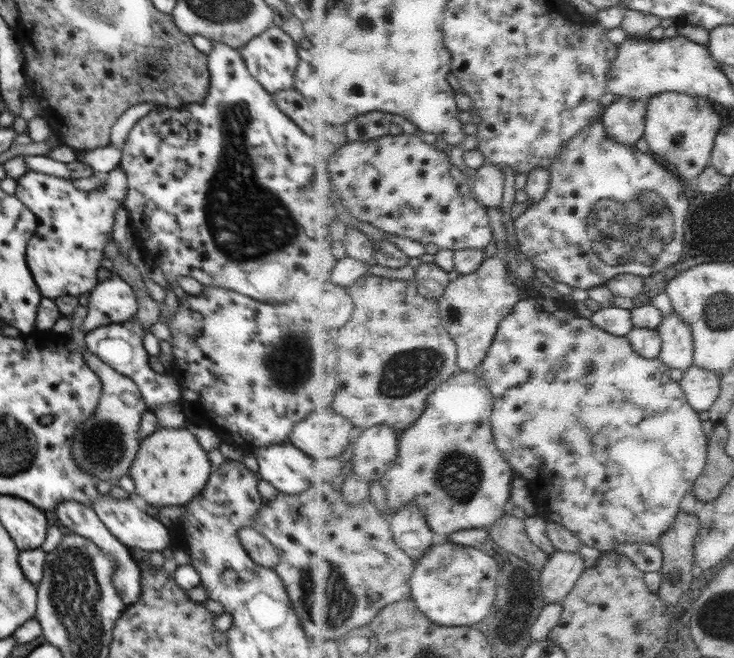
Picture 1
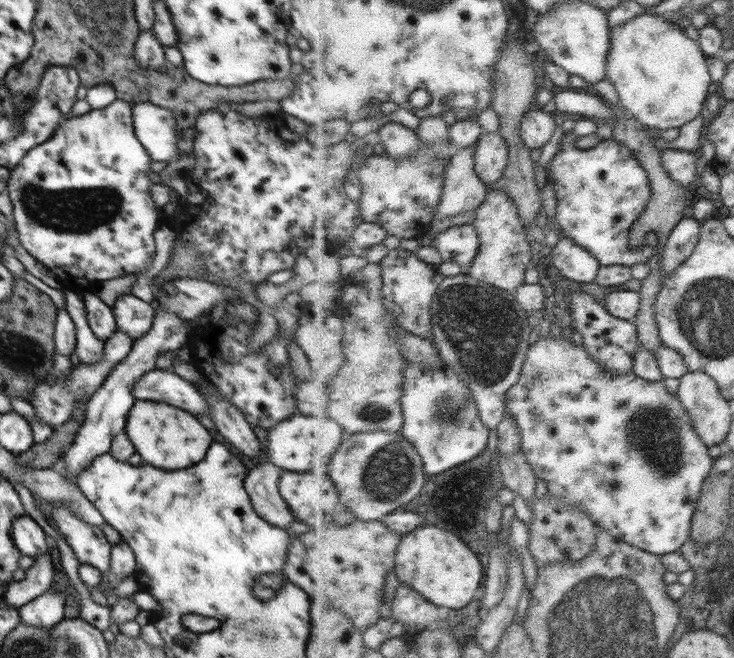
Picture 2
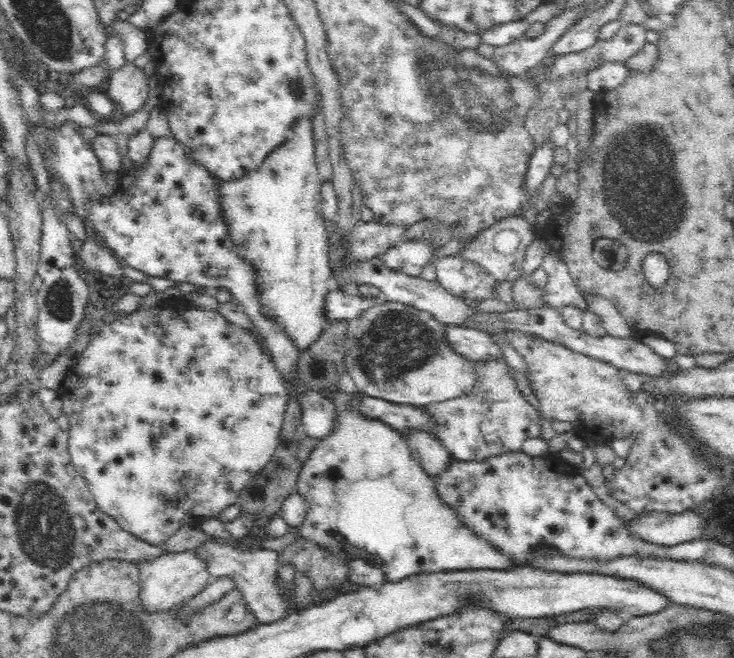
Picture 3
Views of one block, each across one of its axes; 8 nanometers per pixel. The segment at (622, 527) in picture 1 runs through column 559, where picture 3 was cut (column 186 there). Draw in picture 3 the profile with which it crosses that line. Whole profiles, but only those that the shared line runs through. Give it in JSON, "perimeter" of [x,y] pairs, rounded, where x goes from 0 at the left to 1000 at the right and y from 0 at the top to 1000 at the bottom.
{"perimeter":[[[237,435],[229,444],[232,450],[226,447],[221,470],[213,465],[189,467],[183,476],[169,476],[163,483],[136,494],[131,509],[124,512],[123,521],[94,559],[83,584],[87,593],[95,596],[94,600],[84,602],[83,608],[86,628],[95,637],[94,679],[101,710],[116,729],[136,774],[155,786],[172,809],[184,812],[208,828],[228,822],[255,793],[297,786],[305,772],[322,766],[334,739],[369,701],[379,678],[380,660],[384,657],[394,614],[386,565],[362,532],[356,512],[347,508],[346,498],[324,495],[292,471],[270,470],[245,444],[234,450],[234,441]]]}

